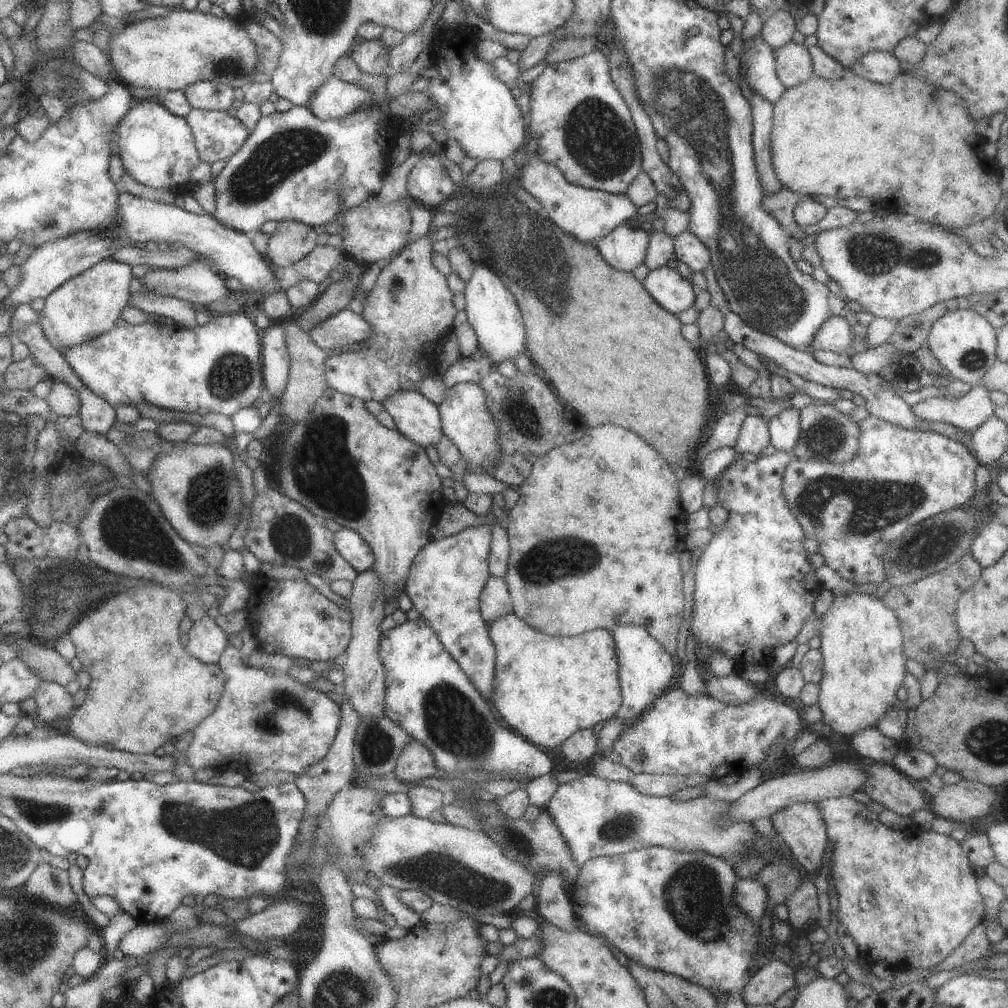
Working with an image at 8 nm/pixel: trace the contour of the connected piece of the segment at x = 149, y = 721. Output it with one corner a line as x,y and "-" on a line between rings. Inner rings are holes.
137,584
97,601
71,624
67,633
75,647
75,656
81,661
81,670
87,671
91,678
83,702
69,717
71,737
91,747
111,744
118,751
150,755
167,740
191,731
213,712
226,676
217,663
199,662
185,652
185,643
179,633
179,622
183,620
185,607
179,594
168,588
159,584

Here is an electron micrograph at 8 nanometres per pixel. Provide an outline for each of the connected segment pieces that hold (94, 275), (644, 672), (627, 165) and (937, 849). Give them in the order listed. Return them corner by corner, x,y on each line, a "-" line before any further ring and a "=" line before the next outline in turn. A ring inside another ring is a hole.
107,257
52,290
44,298
37,322
47,342
61,353
115,327
115,320
127,305
130,270
128,264
=
618,624
608,631
614,640
620,688
620,705
613,717
629,725
669,688
675,664
671,661
671,655
643,627
=
602,46
581,56
546,65
530,86
531,93
522,99
522,105
527,129
537,140
536,155
555,165
569,184
609,194
624,194
631,179
640,171
642,156
629,109
612,83
=
831,797
816,801
815,804
818,806
821,816
825,821
825,835
831,846
831,856
827,865
829,872
827,874
830,874
828,878
830,879
832,891
835,893
838,902
838,920
846,934
851,936
860,958
865,963
871,964
875,961
885,961
898,969
905,969
907,967
933,968
961,944
961,941
969,934
969,931
974,926
983,922
984,904
976,887
974,872
967,857
963,855
959,842
948,836
946,837
944,834
936,833
931,829
923,829
922,836
903,836
901,830
898,831
883,825
877,819
872,821
867,820
866,816
869,813
867,807
863,803
855,801
852,797

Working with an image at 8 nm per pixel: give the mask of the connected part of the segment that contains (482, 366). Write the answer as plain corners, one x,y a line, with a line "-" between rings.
484,355
479,360
470,357
460,357
452,362
441,376
446,387
451,387
459,382
473,381
479,383
489,373
491,363

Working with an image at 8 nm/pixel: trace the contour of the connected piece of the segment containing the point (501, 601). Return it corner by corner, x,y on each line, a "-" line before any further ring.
488,575
478,596
478,611
487,624
512,612
511,597
503,577

